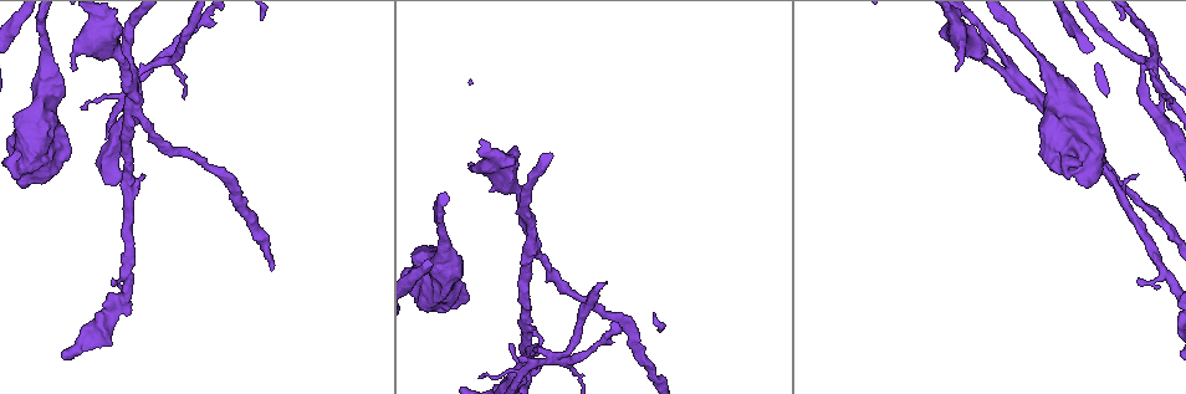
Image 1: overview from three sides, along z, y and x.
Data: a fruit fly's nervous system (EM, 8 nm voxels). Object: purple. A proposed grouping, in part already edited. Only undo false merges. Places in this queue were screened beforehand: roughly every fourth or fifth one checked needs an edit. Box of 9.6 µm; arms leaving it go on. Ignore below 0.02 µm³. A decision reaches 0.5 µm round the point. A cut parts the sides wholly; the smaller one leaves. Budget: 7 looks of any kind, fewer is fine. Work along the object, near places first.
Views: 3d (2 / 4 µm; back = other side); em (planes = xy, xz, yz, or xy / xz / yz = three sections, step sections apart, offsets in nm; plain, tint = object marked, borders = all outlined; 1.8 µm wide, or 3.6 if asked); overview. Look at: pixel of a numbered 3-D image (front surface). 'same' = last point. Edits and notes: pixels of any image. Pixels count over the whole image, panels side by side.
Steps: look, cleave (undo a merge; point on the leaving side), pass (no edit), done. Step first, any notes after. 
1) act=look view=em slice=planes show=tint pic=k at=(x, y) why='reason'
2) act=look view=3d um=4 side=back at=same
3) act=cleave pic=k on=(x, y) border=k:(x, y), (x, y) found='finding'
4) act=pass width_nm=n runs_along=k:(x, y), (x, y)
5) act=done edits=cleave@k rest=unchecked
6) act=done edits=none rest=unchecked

act=look view=3d um=2 pic=1 at=(1041, 100) why='arms run side by side'

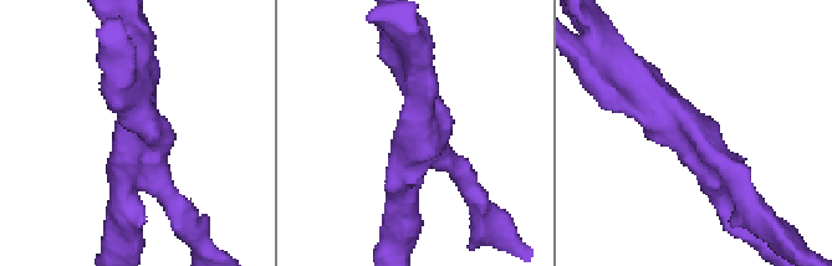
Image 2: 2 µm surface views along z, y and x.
act=look view=em slice=yz step=16 show=tint pic=2 at=(136, 141) arms=3 arm_widths_nm=170,200,220 why='now the EM'

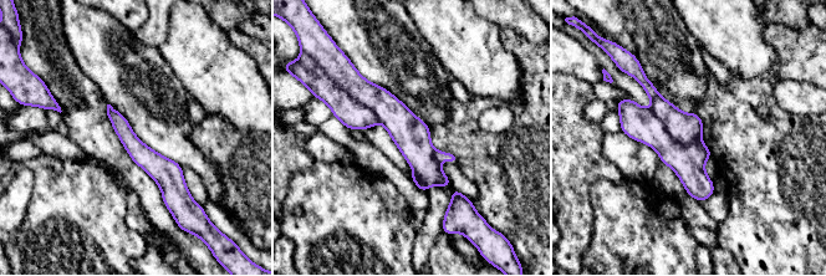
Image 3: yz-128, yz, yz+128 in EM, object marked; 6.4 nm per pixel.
act=look view=em slice=planes show=borders at=same

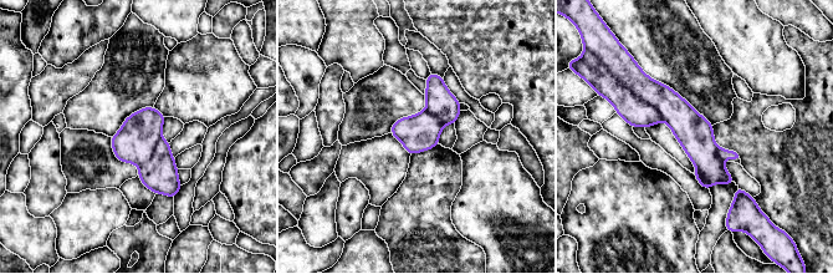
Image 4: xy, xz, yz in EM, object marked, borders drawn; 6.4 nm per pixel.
act=cleave pic=4 on=(634, 111) border=4:(624, 85), (648, 102), (660, 118) found='a second neuron is stuck on'

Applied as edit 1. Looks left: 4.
act=look view=em slice=planes show=tint pic=1 at=(52, 153) why='thick turns thin'

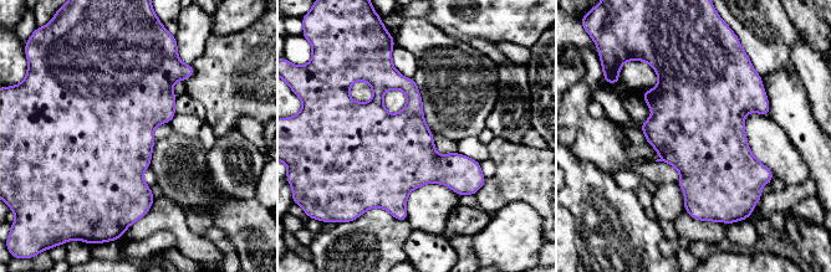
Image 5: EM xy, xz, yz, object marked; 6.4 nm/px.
act=pass width_nm=480 found='all the same neuron'

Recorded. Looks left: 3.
act=look view=3d um=2 pic=1 at=(158, 61) why='closes a loop'

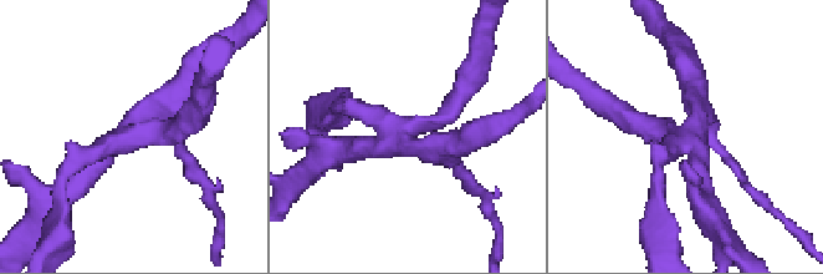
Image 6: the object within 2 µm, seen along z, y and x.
act=look view=em slice=planes show=tint pic=6 at=(120, 139) why='now the EM'

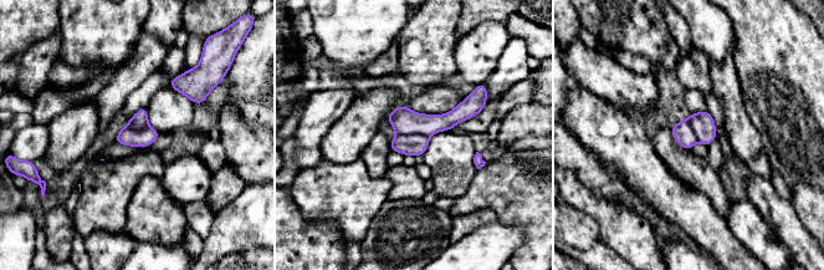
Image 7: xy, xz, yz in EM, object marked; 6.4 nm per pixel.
act=cleave pic=7 on=(404, 121) border=7:(398, 133), (424, 133), (428, 137) found='a second neuron is stuck on'

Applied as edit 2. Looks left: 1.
act=done edits=cleave@4,cleave@7 rest=unchecked

